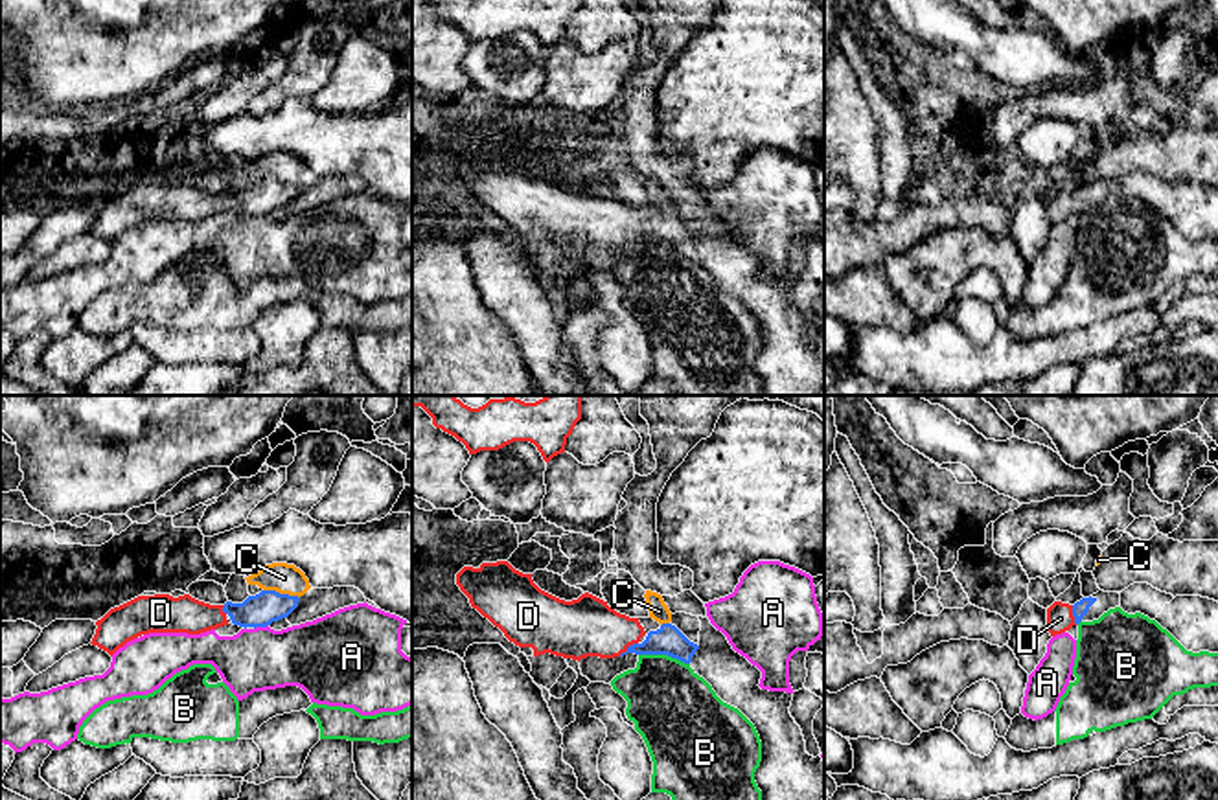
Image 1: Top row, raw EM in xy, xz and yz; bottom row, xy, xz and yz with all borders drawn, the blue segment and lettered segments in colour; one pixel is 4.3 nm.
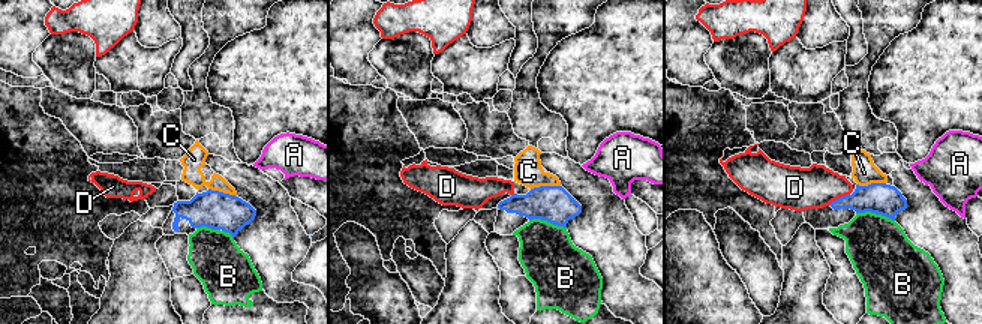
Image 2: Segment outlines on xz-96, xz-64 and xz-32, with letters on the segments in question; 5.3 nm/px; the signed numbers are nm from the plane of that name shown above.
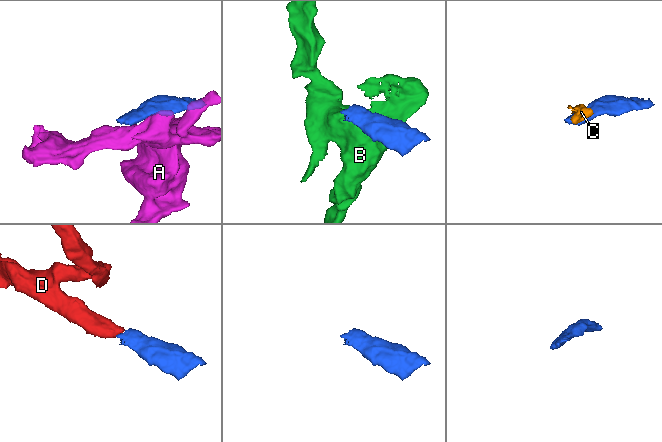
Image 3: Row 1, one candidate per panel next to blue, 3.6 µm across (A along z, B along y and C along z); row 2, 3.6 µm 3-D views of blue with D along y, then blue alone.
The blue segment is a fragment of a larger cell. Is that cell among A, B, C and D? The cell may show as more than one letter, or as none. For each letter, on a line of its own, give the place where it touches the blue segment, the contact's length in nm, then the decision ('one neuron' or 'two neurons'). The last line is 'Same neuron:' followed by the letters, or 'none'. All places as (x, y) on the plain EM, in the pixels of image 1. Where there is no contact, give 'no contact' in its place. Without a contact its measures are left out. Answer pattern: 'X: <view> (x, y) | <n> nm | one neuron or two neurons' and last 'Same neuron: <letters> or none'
A: xy (260, 214) | 70 nm | two neurons
B: xz (665, 241) | 220 nm | two neurons
C: xy (282, 182) | 170 nm | two neurons
D: xz (628, 236) | 110 nm | one neuron
Same neuron: D

